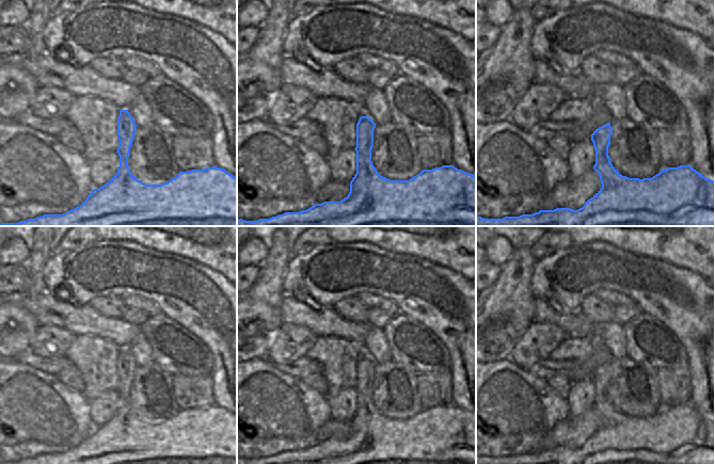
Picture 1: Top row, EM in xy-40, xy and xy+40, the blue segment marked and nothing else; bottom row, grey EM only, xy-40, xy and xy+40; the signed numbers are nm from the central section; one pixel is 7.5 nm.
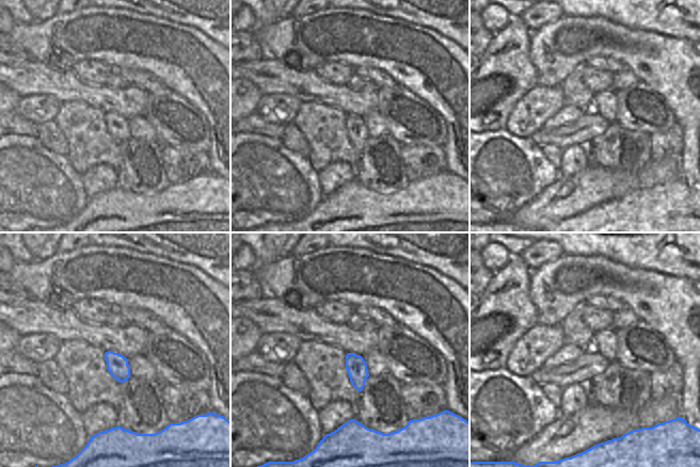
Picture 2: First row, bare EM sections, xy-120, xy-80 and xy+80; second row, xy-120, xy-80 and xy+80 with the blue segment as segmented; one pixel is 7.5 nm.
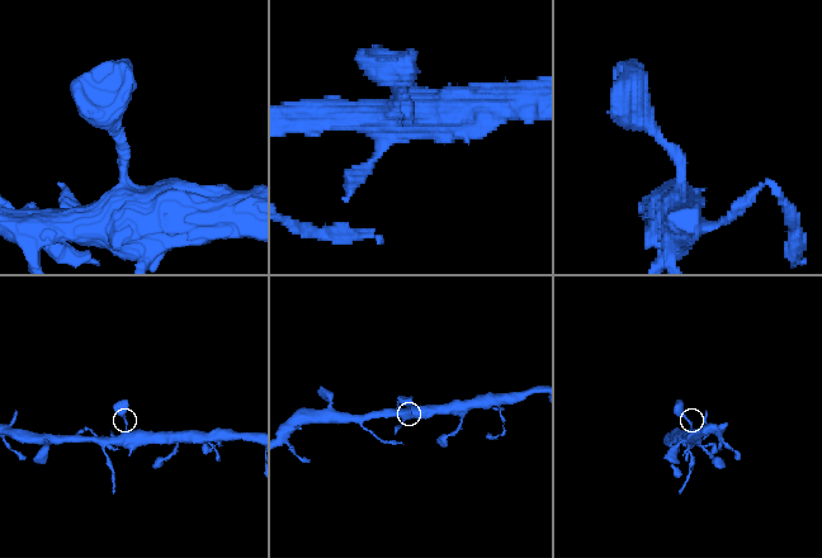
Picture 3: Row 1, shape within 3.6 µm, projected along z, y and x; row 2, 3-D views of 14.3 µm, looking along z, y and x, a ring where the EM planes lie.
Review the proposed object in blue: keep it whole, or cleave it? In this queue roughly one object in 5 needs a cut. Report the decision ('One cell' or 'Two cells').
One cell.

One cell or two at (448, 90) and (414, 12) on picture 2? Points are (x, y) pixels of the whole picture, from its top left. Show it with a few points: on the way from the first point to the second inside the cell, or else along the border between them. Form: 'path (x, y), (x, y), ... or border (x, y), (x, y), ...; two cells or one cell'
border (397, 17), (431, 28), (444, 35); two cells

